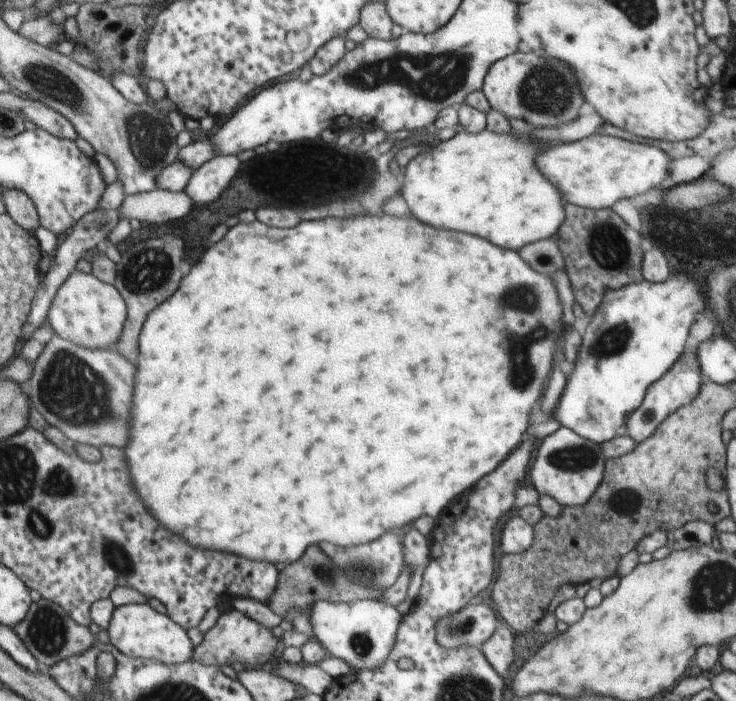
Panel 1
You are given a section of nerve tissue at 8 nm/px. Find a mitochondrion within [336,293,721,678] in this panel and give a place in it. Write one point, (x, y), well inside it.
(610, 343)

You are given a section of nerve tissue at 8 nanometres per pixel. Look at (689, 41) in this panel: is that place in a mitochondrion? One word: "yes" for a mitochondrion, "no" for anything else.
no

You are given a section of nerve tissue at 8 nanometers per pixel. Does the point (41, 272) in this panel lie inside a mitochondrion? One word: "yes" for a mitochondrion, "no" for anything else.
no

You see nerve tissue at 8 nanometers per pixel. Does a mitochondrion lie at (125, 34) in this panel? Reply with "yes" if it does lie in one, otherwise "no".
no

